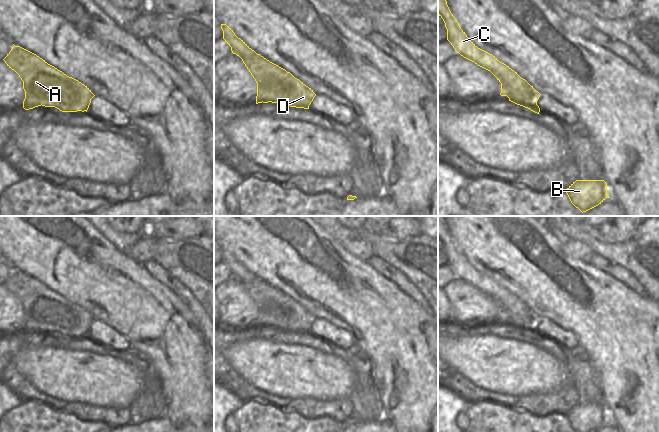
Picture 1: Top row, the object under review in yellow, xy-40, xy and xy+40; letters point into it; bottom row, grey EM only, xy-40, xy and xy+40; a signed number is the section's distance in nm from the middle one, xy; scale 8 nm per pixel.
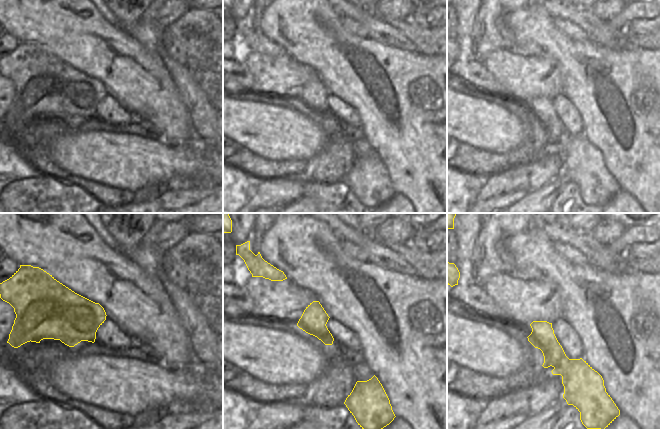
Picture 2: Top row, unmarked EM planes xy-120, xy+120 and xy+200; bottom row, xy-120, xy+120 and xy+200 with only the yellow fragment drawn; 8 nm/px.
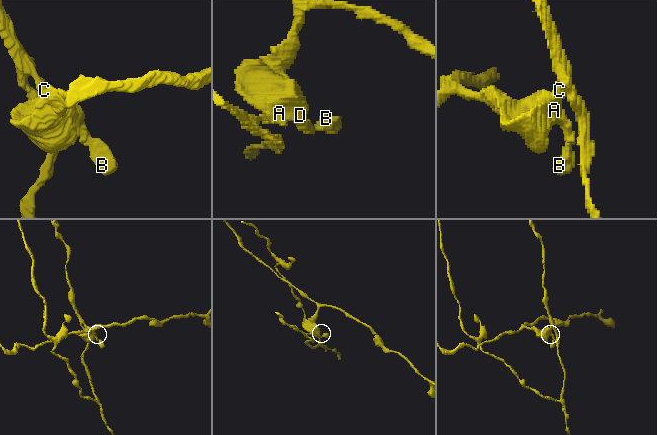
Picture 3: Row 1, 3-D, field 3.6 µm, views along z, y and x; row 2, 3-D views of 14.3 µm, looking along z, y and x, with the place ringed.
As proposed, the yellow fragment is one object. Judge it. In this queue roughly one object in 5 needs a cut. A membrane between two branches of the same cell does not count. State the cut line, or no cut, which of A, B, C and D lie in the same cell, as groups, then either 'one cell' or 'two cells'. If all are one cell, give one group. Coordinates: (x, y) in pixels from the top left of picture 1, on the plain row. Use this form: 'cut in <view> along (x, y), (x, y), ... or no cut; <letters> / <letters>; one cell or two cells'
cut in xy+40 along (491, 296), (501, 298), (513, 310), (521, 302), (534, 322); A D / B C; two cells

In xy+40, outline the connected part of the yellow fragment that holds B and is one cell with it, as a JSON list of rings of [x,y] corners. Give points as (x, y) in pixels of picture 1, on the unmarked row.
[[[576,404],[565,415],[576,432],[594,432],[610,422],[604,404]]]

